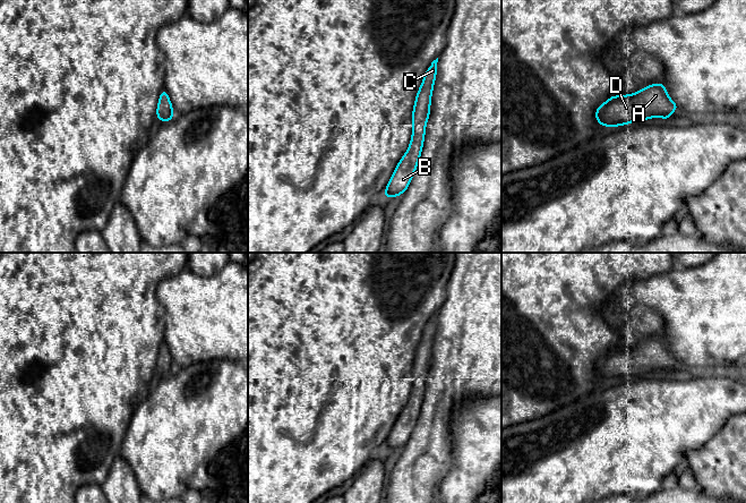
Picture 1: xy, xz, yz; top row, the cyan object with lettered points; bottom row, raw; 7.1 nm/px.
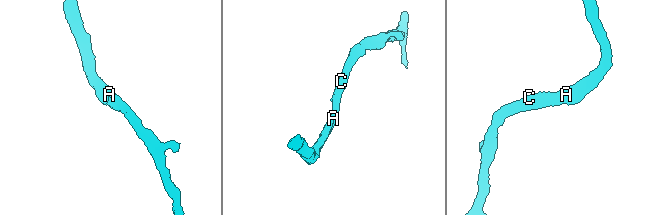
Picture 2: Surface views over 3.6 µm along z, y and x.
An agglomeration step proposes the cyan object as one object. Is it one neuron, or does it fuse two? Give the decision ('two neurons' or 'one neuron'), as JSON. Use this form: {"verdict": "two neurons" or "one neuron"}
{"verdict": "one neuron"}

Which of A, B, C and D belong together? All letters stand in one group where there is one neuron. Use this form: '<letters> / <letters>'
A B C D

